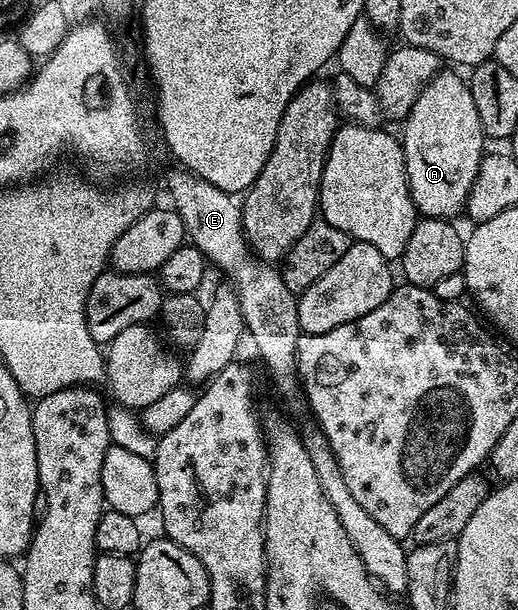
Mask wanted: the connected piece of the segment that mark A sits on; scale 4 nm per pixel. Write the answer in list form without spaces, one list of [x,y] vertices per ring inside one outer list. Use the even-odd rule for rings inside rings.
[[[438,71],[433,78],[423,87],[423,91],[419,95],[419,99],[415,99],[415,107],[411,107],[408,117],[404,118],[405,137],[403,136],[403,148],[405,150],[405,174],[409,180],[409,189],[411,191],[411,199],[415,203],[418,214],[421,217],[444,217],[446,219],[456,218],[456,213],[460,214],[464,210],[467,203],[467,195],[471,191],[471,187],[475,183],[475,175],[481,166],[482,157],[486,156],[487,138],[483,127],[479,123],[479,111],[475,111],[475,99],[471,99],[471,91],[469,90],[469,82],[463,76],[457,73],[445,73],[446,71]]]

